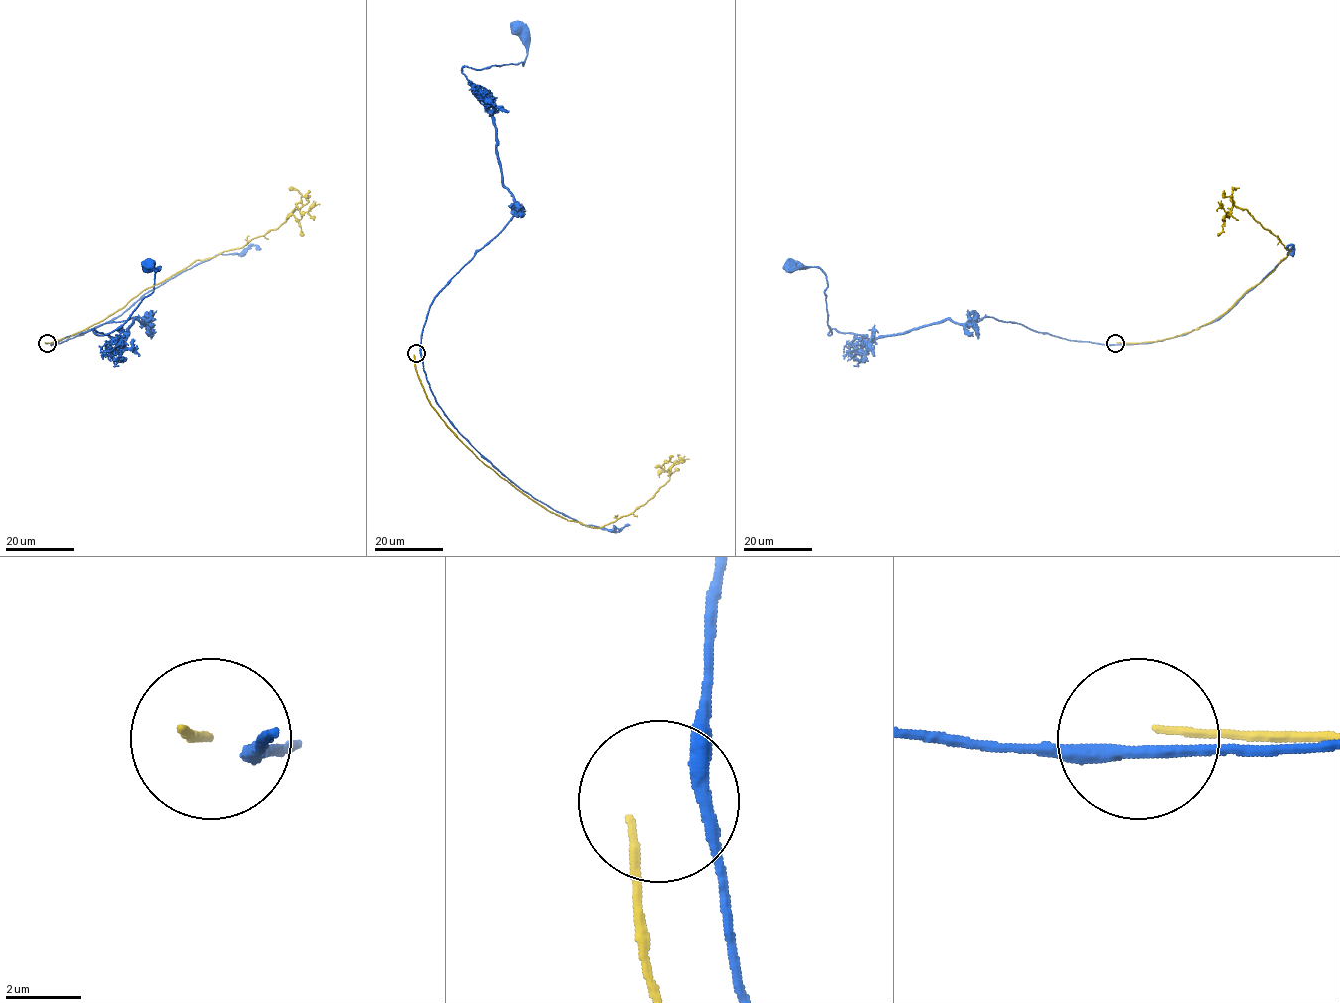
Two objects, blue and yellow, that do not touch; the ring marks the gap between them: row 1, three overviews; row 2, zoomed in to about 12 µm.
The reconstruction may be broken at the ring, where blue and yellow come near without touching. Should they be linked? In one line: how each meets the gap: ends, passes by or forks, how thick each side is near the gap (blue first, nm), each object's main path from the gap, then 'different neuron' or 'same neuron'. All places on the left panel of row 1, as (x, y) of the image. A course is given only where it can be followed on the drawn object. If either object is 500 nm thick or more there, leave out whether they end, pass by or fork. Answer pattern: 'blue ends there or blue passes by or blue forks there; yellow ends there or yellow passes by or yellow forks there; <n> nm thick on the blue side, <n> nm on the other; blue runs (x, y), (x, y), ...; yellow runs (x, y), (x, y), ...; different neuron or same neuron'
blue passes by; yellow ends there; 380 nm thick on the blue side, 180 nm on the other; blue runs (51, 344), (144, 323), (123, 338), (93, 331), (116, 330), (152, 292), (148, 266); yellow runs (45, 342), (87, 329), (196, 260), (243, 247), (277, 229), (302, 206), (300, 203), (292, 214), (304, 234); different neuron

